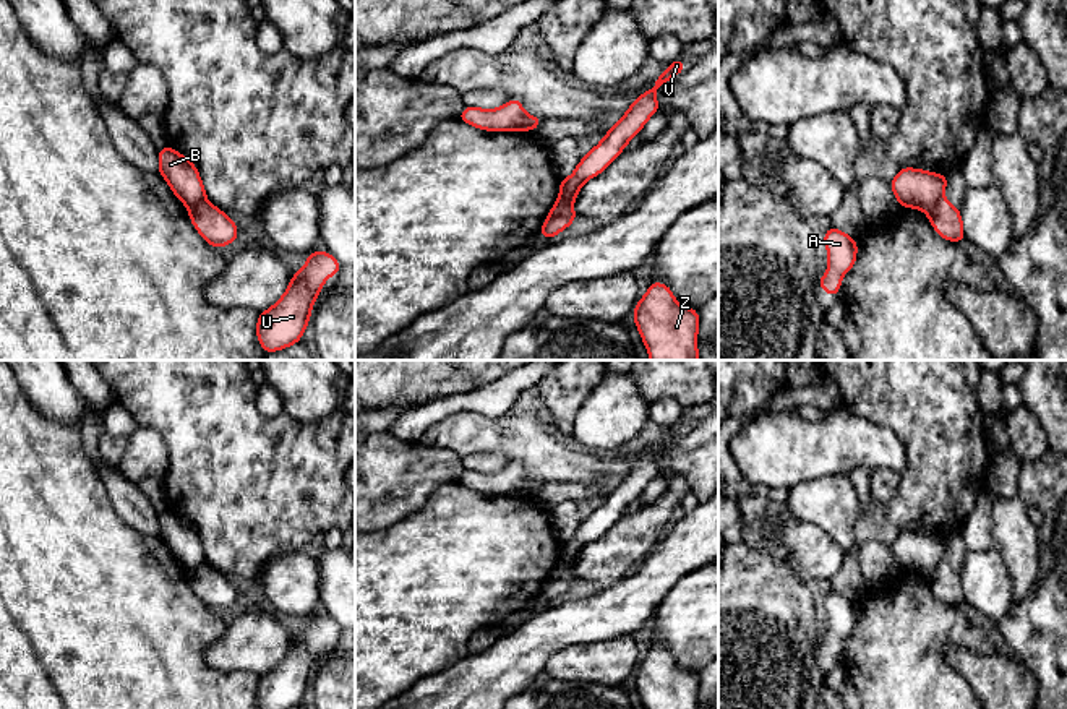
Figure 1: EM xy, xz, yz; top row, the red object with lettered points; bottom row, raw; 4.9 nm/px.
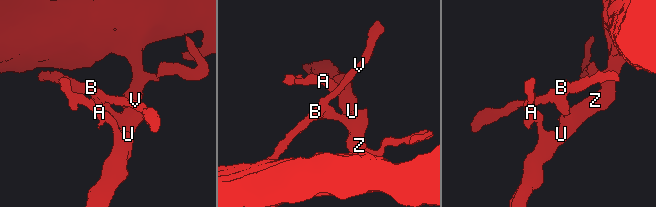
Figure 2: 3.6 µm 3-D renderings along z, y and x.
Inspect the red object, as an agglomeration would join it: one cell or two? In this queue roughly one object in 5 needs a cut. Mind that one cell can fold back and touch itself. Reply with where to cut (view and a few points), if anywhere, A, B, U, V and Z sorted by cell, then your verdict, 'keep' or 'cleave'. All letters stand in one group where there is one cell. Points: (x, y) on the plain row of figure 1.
cut in xz along (571, 568), (548, 581); A U Z / B V; cleave

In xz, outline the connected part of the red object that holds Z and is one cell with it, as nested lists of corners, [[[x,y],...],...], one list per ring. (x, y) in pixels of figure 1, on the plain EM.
[[[650,646],[632,681],[645,709],[697,709],[697,673],[678,667],[662,646]]]

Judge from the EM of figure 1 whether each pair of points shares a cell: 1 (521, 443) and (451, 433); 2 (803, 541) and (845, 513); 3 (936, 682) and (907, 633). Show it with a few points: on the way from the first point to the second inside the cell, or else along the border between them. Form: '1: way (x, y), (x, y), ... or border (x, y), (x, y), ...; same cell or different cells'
1: way (503, 437), (497, 433), (469, 433); same cell
2: border (787, 507), (798, 519), (814, 523), (819, 528); different cells
3: way (925, 670), (907, 653), (907, 644); same cell

